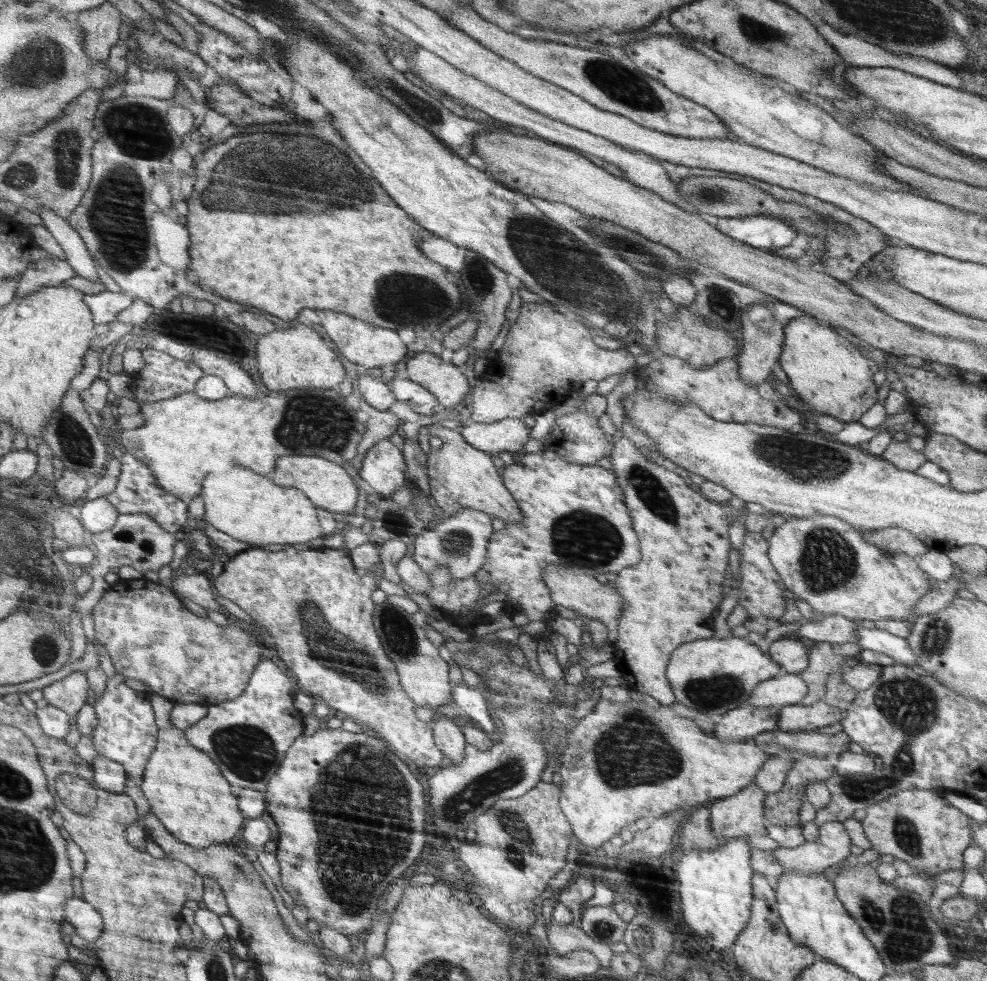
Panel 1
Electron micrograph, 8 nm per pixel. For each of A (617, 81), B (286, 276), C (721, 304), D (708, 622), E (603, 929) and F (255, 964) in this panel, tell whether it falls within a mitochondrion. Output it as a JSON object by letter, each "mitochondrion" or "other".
{"A":"mitochondrion","B":"other","C":"mitochondrion","D":"other","E":"mitochondrion","F":"other"}

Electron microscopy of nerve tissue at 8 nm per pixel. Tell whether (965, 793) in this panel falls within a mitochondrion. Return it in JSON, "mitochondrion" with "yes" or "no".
{"mitochondrion":"no"}

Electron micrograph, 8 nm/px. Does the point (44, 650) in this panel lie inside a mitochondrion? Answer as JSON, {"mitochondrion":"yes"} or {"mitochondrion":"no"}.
{"mitochondrion":"yes"}

